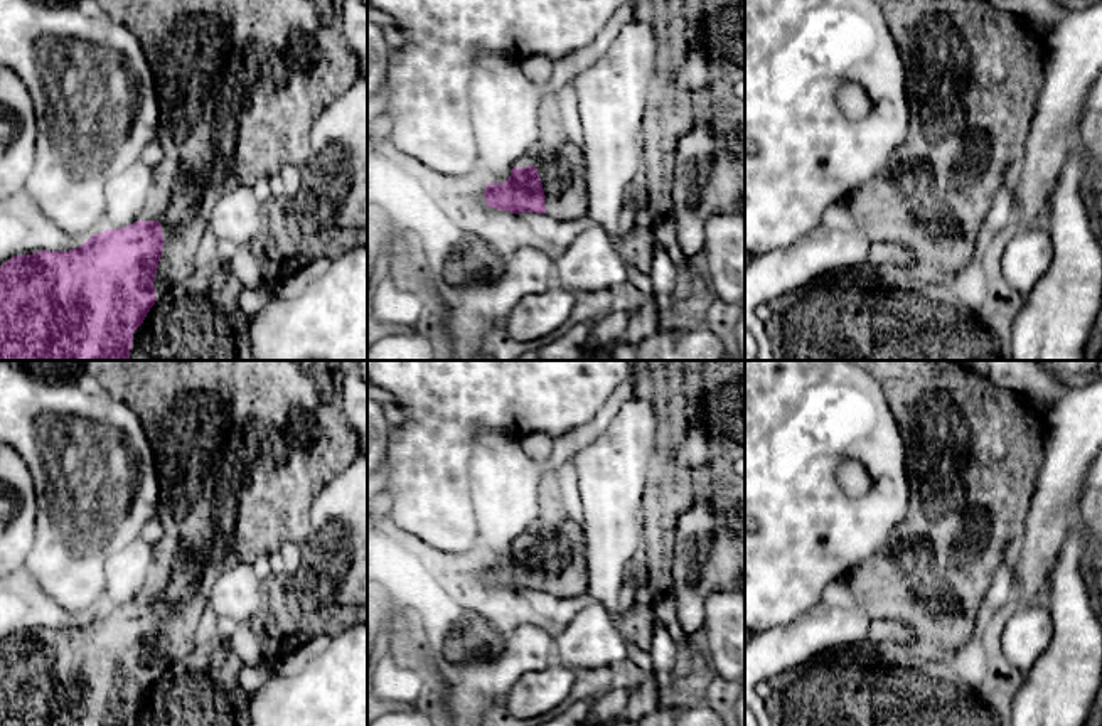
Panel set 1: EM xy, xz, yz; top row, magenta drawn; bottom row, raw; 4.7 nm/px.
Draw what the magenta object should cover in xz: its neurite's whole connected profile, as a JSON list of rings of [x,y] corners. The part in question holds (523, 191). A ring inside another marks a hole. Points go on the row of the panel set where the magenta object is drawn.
[[[544,113],[541,135],[502,184],[484,192],[489,207],[546,214],[559,222],[581,219],[588,211],[585,152],[578,136],[556,113]]]

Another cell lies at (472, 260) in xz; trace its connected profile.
[[[467,234],[445,261],[441,285],[460,286],[468,281],[494,281],[506,268],[506,259],[489,249],[479,236]]]

